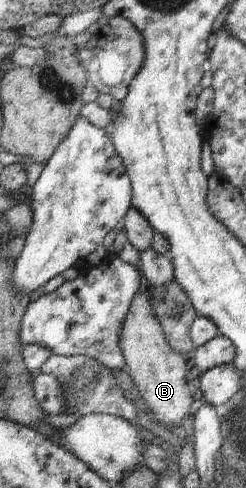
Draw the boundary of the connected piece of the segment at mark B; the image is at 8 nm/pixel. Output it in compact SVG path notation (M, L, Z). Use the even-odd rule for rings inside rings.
M136 292L130 300L128 311L124 314L119 333L118 349L124 358L126 373L136 385L142 401L148 411L166 428L178 427L182 420L187 421L186 414L190 409L191 395L186 386L187 366L179 353L172 351L163 336L161 325L152 315L148 298L142 292Z

